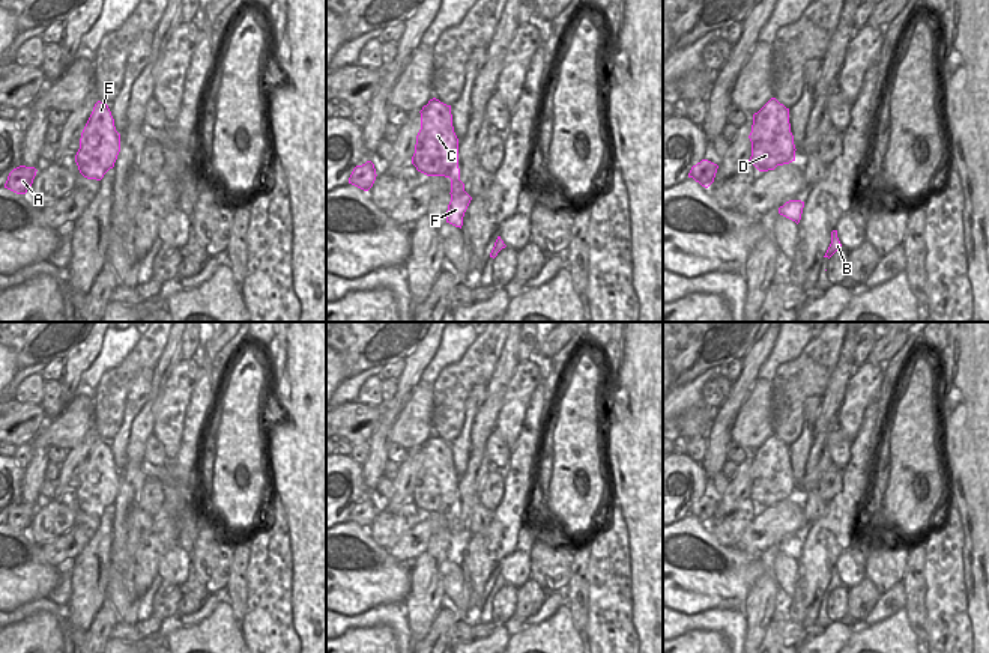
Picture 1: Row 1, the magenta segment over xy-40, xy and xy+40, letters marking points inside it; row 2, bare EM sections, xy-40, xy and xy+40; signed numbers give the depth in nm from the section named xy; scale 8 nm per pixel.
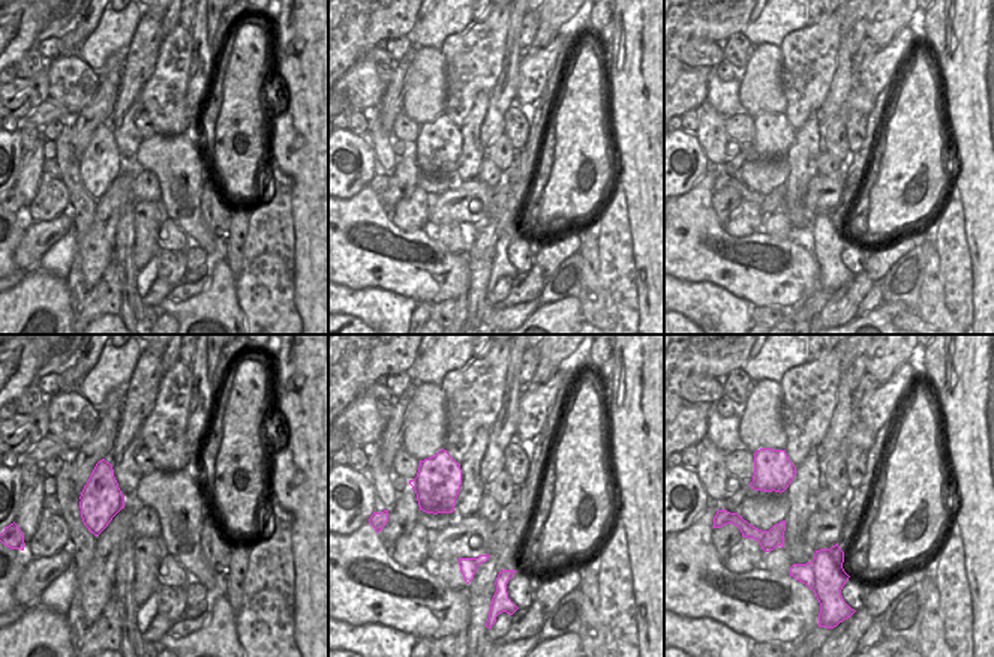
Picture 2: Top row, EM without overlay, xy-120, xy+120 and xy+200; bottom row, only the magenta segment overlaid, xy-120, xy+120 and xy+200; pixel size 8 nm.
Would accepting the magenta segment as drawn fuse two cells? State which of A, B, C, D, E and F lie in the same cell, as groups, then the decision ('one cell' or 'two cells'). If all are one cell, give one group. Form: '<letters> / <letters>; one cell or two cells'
A B F / C D E; two cells

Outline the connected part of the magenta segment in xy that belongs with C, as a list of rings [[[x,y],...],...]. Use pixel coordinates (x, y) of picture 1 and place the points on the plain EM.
[[[433,435],[422,444],[412,501],[427,513],[451,516],[451,533],[463,531],[460,518],[458,475],[452,463],[451,442]]]

